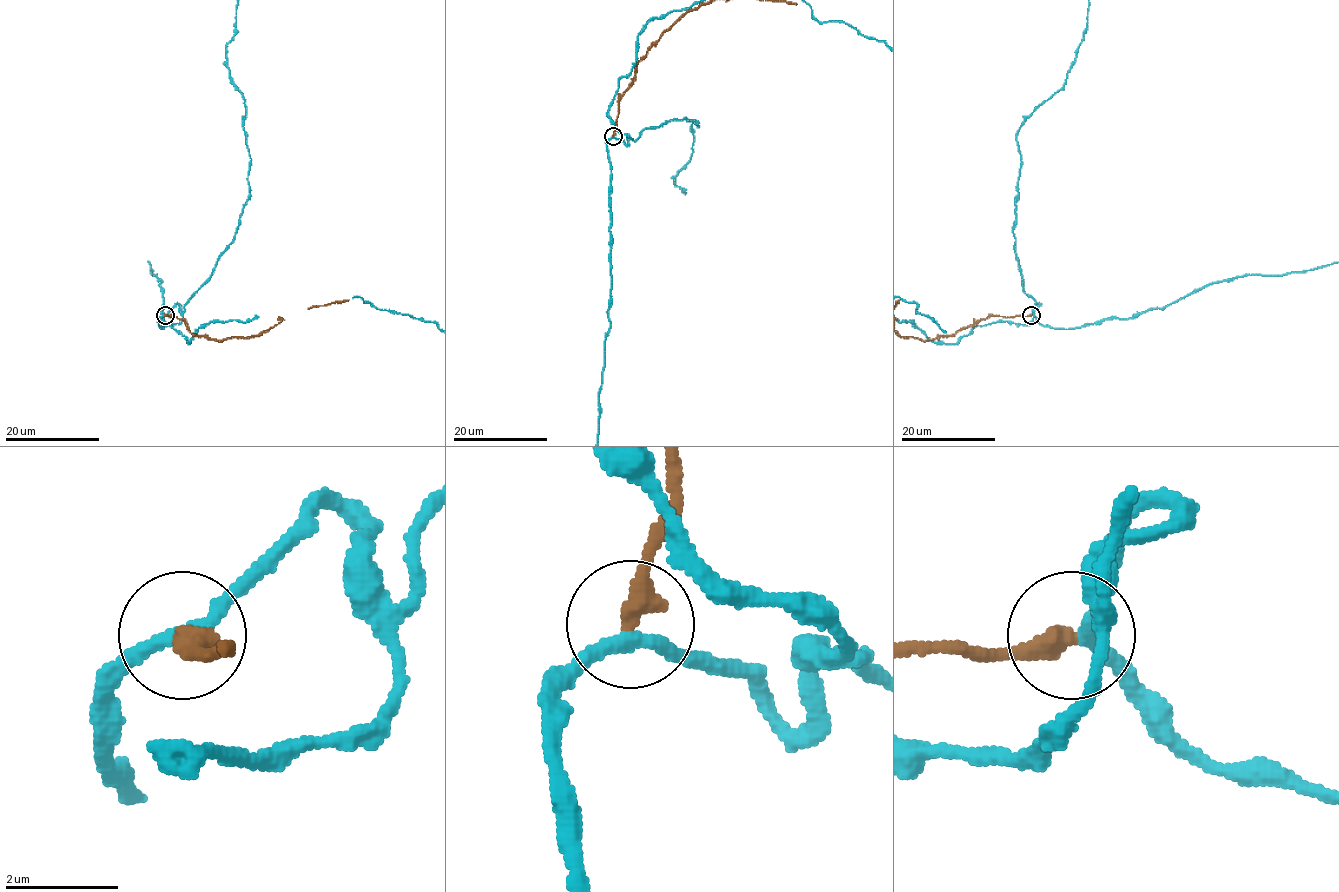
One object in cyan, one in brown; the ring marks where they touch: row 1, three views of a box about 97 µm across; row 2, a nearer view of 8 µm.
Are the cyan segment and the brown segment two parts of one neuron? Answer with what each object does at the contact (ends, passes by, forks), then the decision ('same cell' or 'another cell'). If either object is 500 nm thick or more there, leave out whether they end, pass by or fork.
cyan passes by; brown ends; another cell

